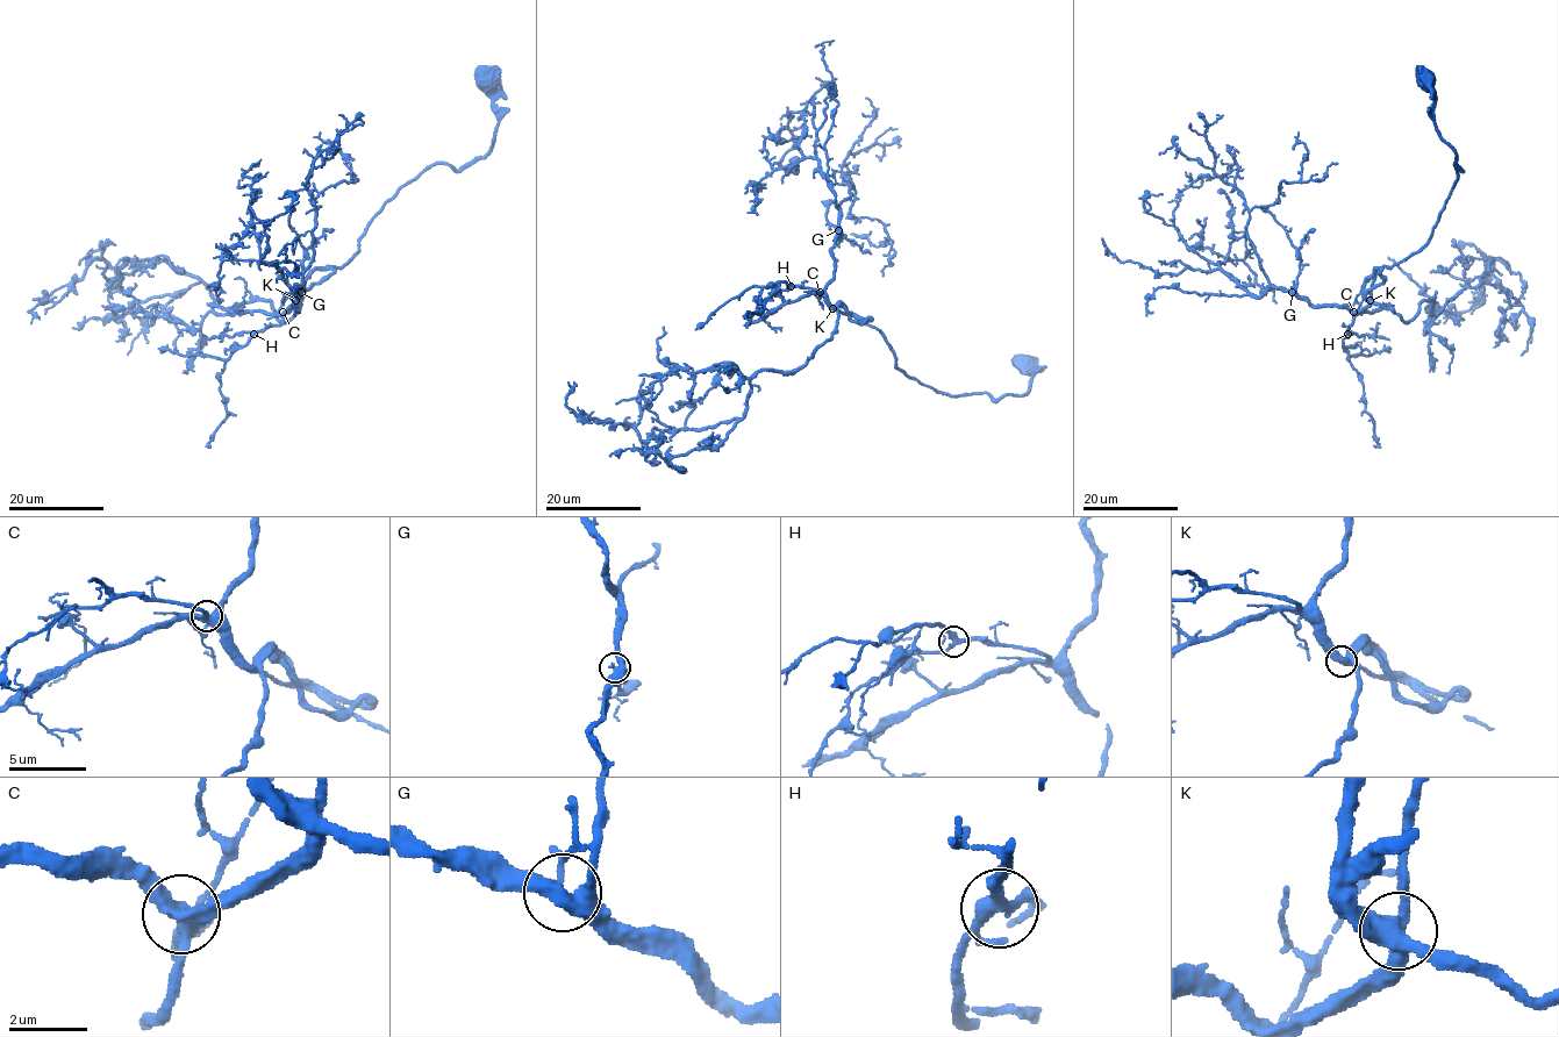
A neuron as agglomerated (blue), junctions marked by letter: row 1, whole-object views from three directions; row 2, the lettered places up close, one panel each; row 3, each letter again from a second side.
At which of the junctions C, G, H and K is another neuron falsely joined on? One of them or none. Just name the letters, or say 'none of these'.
none of these

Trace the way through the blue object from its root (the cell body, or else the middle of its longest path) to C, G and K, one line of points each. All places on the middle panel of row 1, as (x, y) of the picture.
C: (1025, 365), (1023, 371), (1035, 373), (1021, 395), (942, 394), (901, 371), (875, 328), (839, 312), (820, 292)
G: (1025, 365), (1035, 373), (1029, 390), (996, 399), (942, 394), (910, 378), (875, 328), (827, 299), (838, 230)
K: (1025, 365), (1023, 371), (1035, 373), (1021, 395), (942, 394), (901, 371), (875, 328), (832, 309)

